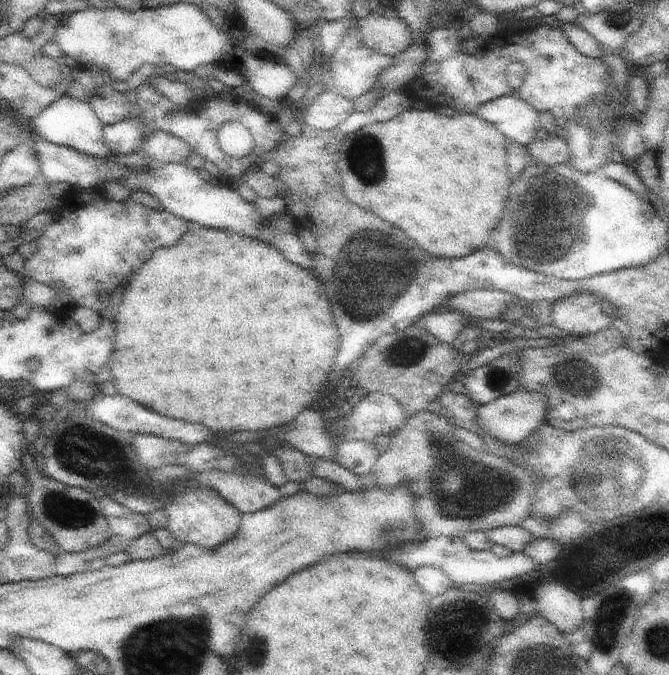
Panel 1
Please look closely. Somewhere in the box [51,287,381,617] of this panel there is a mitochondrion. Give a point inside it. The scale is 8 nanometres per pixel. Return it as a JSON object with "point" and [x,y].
{"point":[84,451]}

